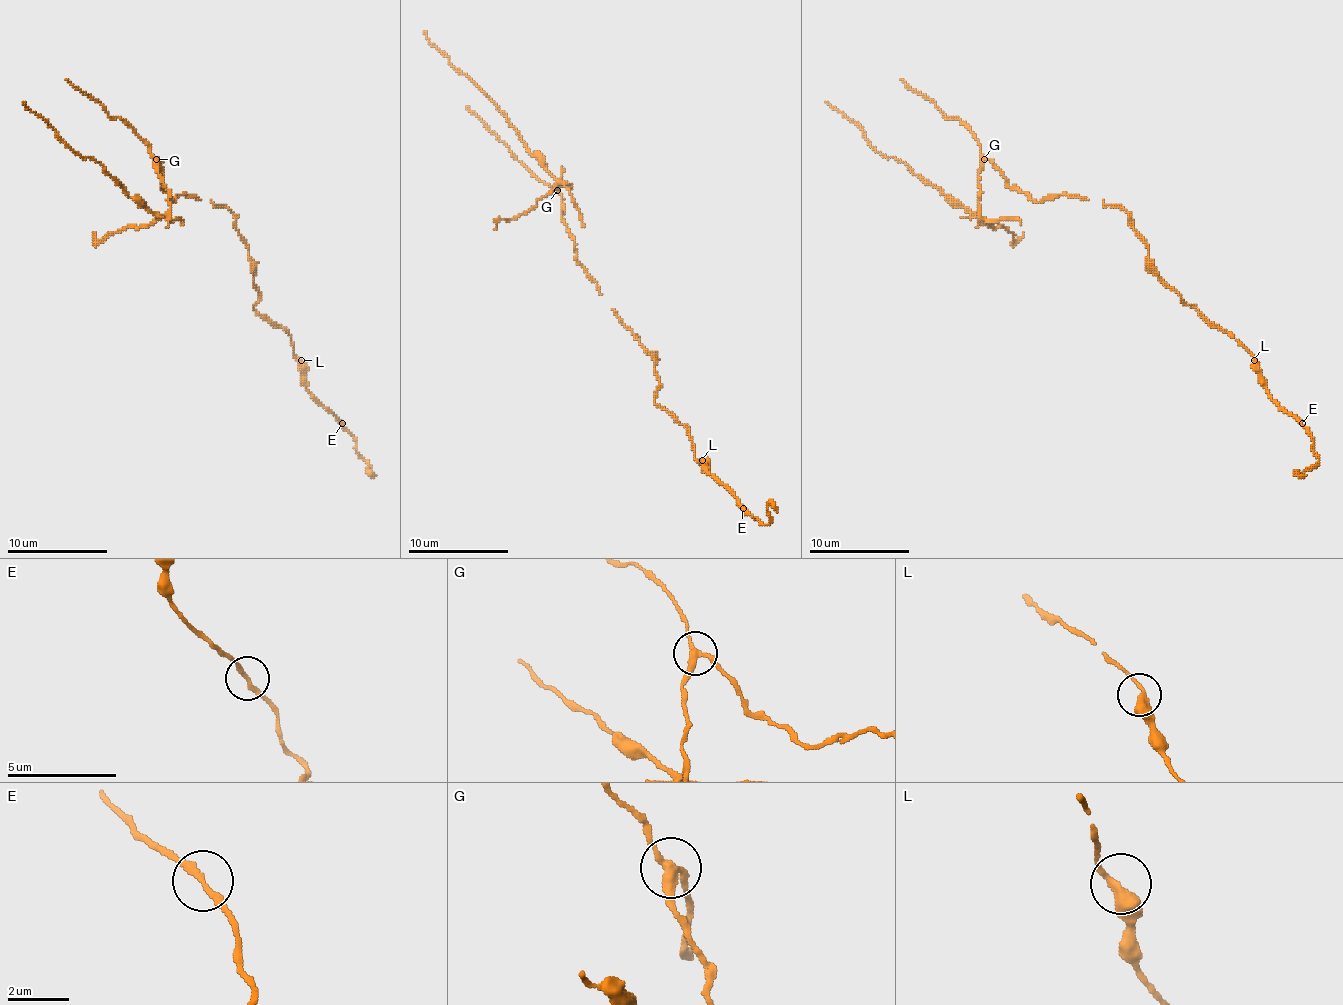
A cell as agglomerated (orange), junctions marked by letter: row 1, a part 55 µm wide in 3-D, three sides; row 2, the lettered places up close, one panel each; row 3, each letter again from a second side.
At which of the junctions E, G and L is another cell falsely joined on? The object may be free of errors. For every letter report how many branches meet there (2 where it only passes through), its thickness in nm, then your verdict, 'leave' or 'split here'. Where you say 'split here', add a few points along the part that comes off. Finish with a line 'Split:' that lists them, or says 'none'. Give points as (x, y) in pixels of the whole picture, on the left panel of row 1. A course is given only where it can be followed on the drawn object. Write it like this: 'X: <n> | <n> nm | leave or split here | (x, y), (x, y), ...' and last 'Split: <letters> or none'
E: 2 | 240 nm | leave
G: 3 | 260 nm | split here | (156, 160), (171, 207), (163, 215), (153, 215), (120, 187), (98, 162), (80, 157), (23, 102)
L: 2 | 340 nm | leave
Split: G

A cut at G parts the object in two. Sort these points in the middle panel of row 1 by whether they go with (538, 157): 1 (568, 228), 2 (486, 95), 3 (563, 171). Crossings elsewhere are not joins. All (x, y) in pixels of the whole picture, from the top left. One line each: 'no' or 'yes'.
1: no
2: yes
3: yes

